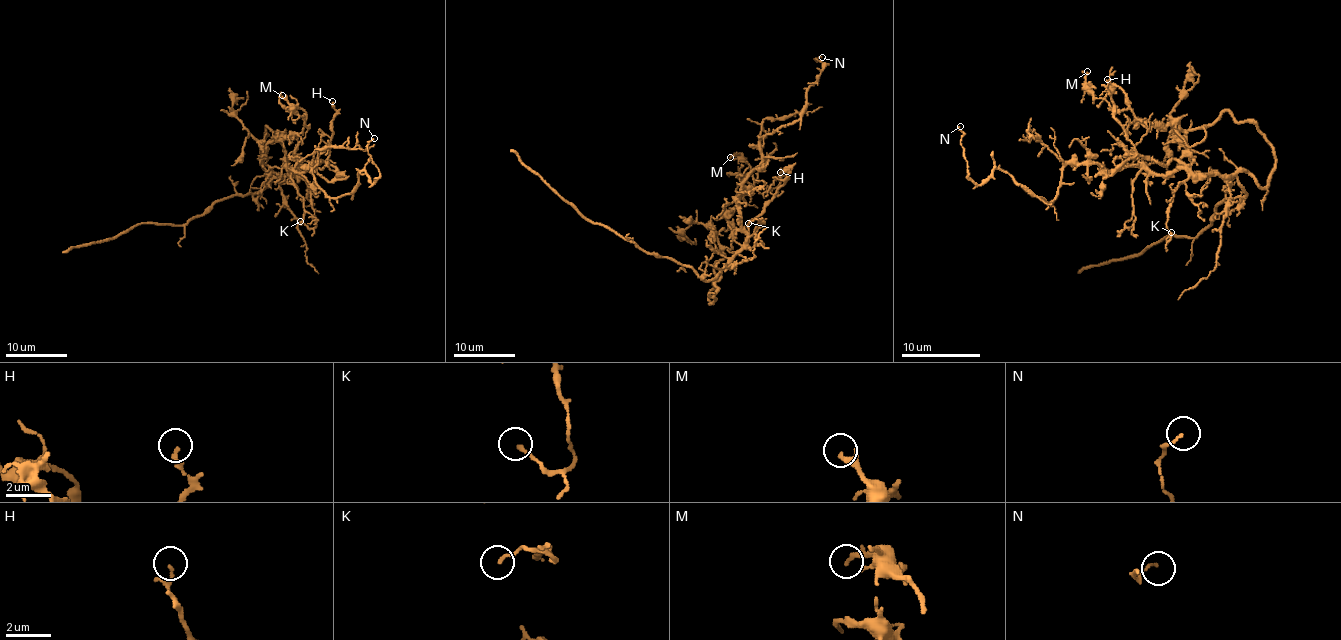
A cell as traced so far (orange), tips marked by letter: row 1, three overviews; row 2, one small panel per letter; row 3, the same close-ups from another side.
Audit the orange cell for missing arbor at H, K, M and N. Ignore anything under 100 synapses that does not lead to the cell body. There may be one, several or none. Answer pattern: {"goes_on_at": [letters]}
{"goes_on_at": []}

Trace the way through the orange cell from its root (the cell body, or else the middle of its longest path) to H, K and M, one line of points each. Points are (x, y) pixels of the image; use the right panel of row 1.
H: (1203, 175), (1189, 171), (1175, 159), (1162, 165), (1140, 156), (1115, 116), (1107, 79)
K: (1203, 175), (1191, 175), (1173, 193), (1166, 224), (1171, 236), (1167, 242), (1171, 232)
M: (1203, 175), (1181, 165), (1187, 144), (1171, 126), (1138, 122), (1128, 108), (1115, 110), (1093, 95), (1087, 71)

